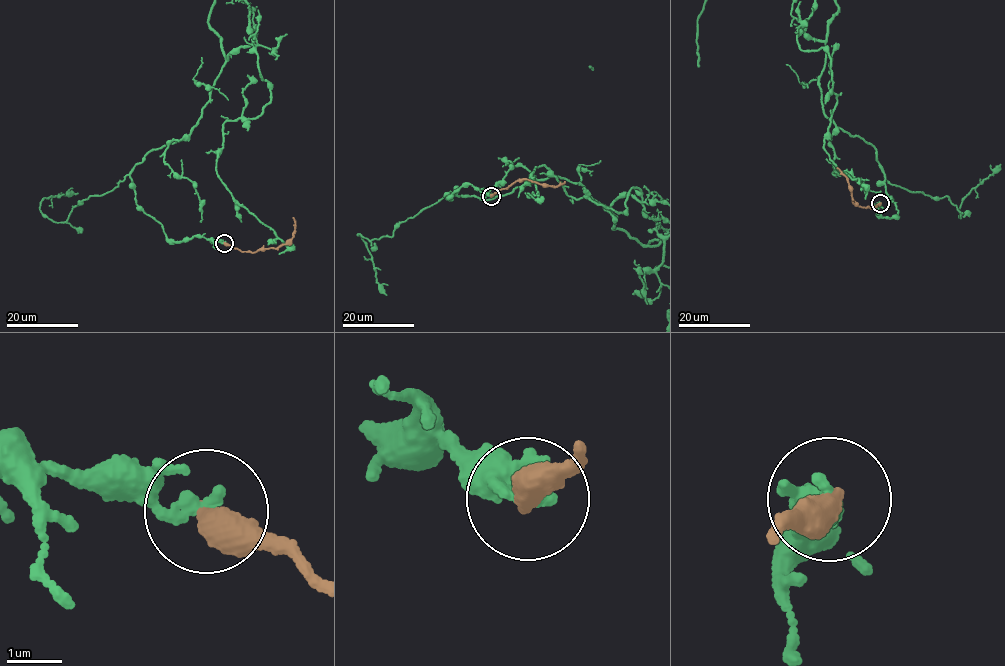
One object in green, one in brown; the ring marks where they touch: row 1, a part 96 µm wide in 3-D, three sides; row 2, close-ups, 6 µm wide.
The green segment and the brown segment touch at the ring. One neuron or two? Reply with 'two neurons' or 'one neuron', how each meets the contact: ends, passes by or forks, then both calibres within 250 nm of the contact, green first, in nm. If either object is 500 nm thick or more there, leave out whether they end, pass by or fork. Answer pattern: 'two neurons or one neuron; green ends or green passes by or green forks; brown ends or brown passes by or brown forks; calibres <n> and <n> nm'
two neurons; calibres 240 and 500 nm

